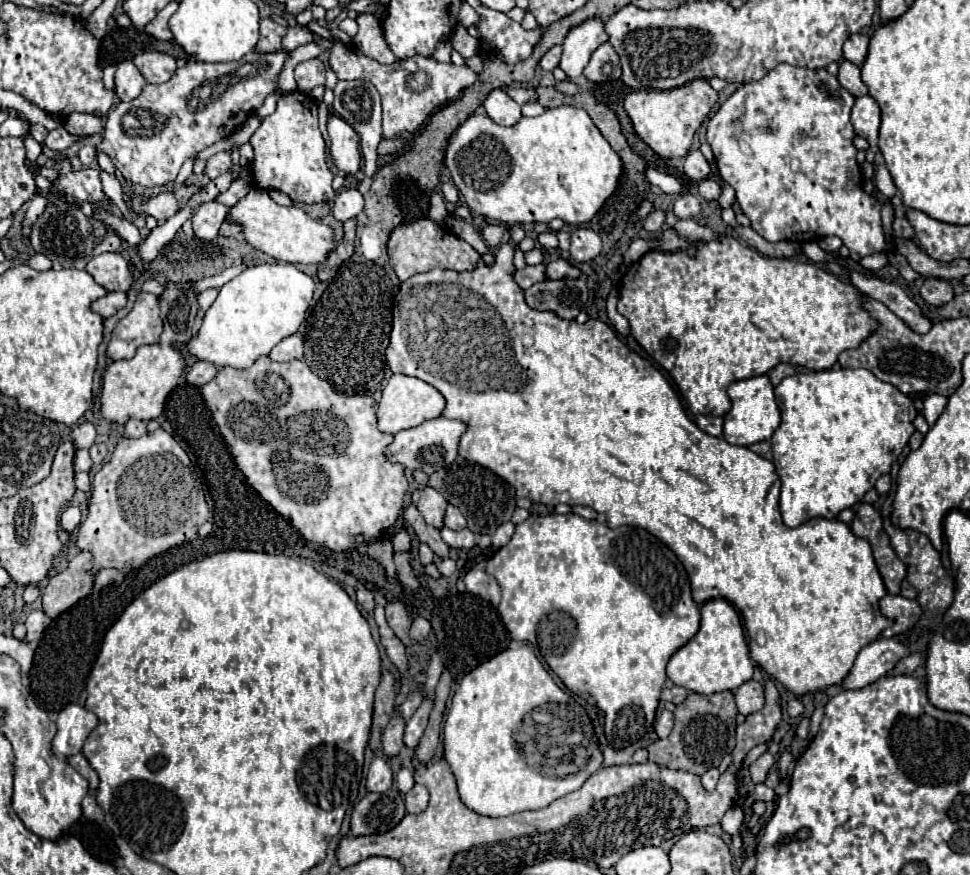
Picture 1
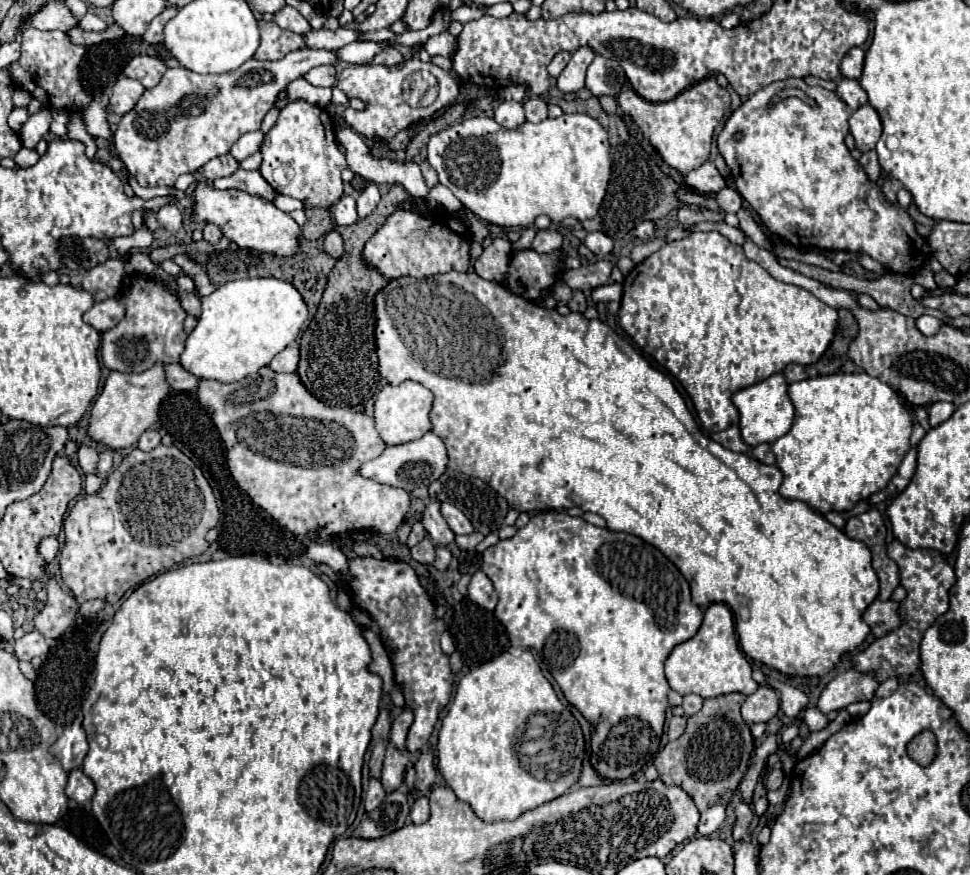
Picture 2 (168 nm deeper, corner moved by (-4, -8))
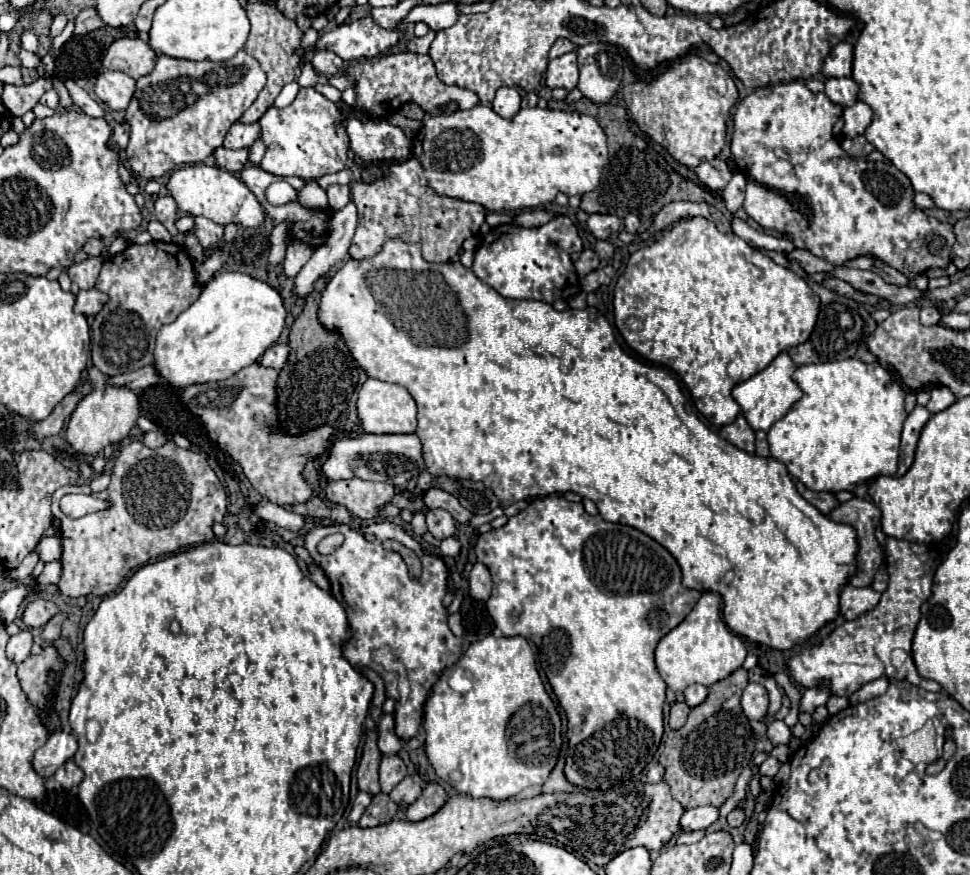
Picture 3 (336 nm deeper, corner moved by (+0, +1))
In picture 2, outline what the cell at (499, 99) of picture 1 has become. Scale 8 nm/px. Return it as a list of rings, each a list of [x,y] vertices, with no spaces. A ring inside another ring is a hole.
[[[502,101],[494,111],[494,119],[506,129],[516,129],[526,121],[524,107],[518,101]]]

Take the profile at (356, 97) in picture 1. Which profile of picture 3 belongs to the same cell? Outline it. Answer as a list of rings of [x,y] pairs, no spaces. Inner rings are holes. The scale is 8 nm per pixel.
[[[350,200],[340,212],[332,216],[330,222],[330,234],[324,246],[318,246],[312,254],[312,258],[306,262],[306,266],[296,276],[296,294],[308,296],[314,290],[314,282],[326,274],[332,266],[342,264],[348,258],[348,248],[354,236],[358,224],[358,210],[356,204]]]

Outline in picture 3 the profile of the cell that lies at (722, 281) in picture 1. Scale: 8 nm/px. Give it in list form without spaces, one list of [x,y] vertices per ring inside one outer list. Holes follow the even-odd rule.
[[[702,216],[680,220],[670,230],[666,230],[662,238],[654,240],[650,246],[646,246],[642,250],[634,252],[630,256],[630,260],[628,260],[628,266],[624,270],[624,276],[618,278],[618,284],[616,284],[616,290],[614,290],[614,322],[616,322],[616,328],[620,330],[622,338],[626,340],[626,344],[630,348],[634,348],[642,358],[646,358],[650,362],[656,362],[656,364],[668,368],[670,372],[678,374],[680,380],[688,386],[696,410],[712,426],[726,426],[726,424],[730,424],[738,416],[740,406],[730,396],[730,392],[732,392],[732,388],[736,384],[740,384],[740,382],[748,380],[750,376],[754,376],[756,372],[764,370],[778,354],[786,352],[792,346],[800,346],[800,344],[804,344],[810,338],[810,334],[812,334],[812,330],[816,326],[818,308],[820,308],[820,298],[818,298],[818,294],[812,292],[812,288],[806,284],[806,280],[802,280],[800,276],[796,276],[792,270],[788,270],[784,266],[778,266],[768,256],[756,252],[748,242],[744,242],[736,234],[732,234],[732,232],[730,234],[724,234],[724,232],[720,232],[712,220],[702,218]],[[632,320],[638,320],[642,326],[638,330],[632,330],[630,328],[630,322]]]

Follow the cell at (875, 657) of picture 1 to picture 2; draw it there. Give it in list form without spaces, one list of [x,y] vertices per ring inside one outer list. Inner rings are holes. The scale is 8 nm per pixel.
[[[848,669],[840,675],[836,675],[826,689],[818,697],[818,709],[828,715],[830,711],[840,711],[850,703],[856,701],[870,701],[874,697],[874,691],[878,687],[878,681],[874,675],[864,675],[854,669]]]

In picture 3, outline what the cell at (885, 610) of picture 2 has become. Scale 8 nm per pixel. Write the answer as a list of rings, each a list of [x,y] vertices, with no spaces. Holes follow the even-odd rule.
[[[846,586],[840,594],[840,612],[846,620],[856,620],[858,616],[874,610],[880,602],[880,592],[872,588],[854,588]]]

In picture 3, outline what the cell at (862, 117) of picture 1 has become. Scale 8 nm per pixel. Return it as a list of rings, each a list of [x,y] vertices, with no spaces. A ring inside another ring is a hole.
[[[860,100],[854,106],[846,108],[842,115],[844,120],[842,133],[844,137],[856,138],[856,136],[864,134],[866,128],[870,126],[870,122],[872,122],[872,116],[874,116],[872,114],[872,108],[868,104],[860,102]]]

